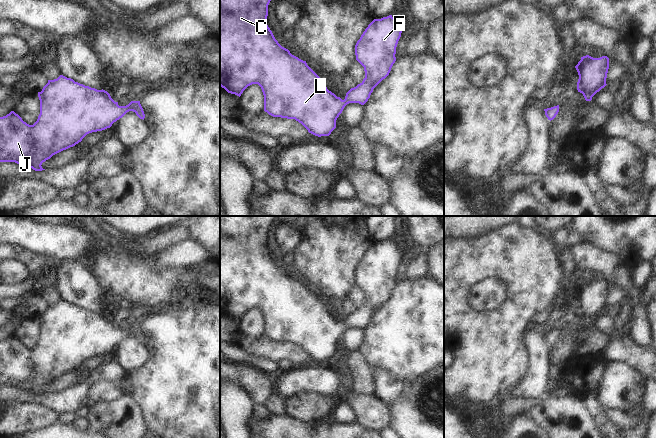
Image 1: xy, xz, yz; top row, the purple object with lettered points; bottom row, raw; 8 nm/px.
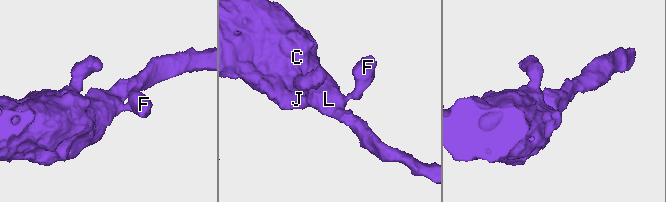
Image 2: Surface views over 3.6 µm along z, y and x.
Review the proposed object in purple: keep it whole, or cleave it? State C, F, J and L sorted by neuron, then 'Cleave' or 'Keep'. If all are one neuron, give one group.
Groups: C F J L. Keep.

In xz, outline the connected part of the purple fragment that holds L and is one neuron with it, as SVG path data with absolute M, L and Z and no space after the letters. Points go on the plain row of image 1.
M220 216L220 310L240 321L248 310L258 308L264 319L264 335L269 339L295 343L309 357L329 360L344 331L349 327L364 329L373 313L389 299L402 254L392 239L374 243L368 249L355 269L356 284L364 291L365 302L342 324L327 313L306 285L292 279L275 263L267 249L268 229L275 218Z

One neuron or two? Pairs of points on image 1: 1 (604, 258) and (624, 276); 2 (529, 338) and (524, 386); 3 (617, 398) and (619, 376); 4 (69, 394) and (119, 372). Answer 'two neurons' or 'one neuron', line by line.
1: one neuron
2: one neuron
3: one neuron
4: one neuron

